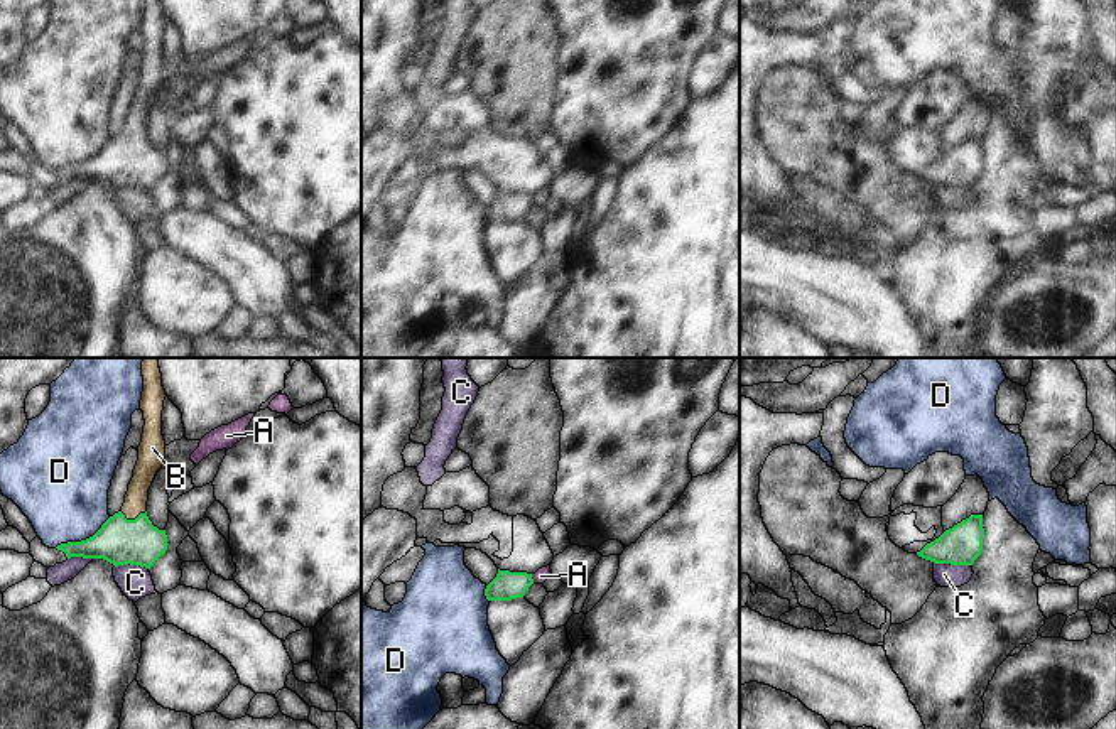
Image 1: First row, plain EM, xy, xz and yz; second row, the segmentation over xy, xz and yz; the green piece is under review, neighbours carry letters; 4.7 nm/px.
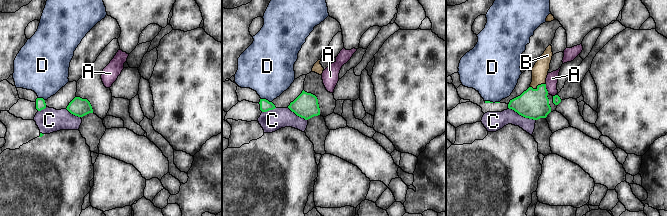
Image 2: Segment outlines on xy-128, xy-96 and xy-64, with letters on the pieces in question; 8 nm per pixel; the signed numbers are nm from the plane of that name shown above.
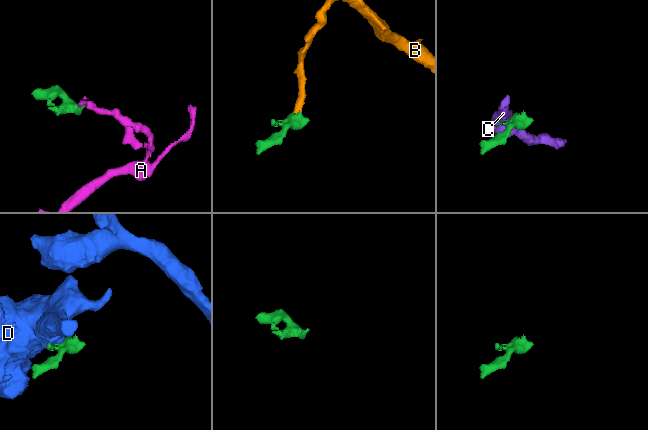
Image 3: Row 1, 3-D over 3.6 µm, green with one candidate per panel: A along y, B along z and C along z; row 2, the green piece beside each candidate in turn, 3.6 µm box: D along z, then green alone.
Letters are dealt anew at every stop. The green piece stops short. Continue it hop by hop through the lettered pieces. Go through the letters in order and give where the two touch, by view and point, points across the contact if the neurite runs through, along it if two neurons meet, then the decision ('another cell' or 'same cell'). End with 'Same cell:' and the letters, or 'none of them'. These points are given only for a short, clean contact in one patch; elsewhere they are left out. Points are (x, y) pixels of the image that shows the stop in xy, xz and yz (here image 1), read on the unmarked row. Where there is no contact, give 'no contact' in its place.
A: meets green in xz at (532, 201); border along xz (530, 196), (534, 205); another cell
B: meets green in xy at (132, 142); runs through xy (137, 164), (132, 159), (132, 142), (135, 122); same cell
C: meets green in yz at (953, 186); another cell
D: meets green in xy at (81, 162); border along xy (110, 139), (92, 157), (61, 164), (54, 169); another cell
Same cell: B

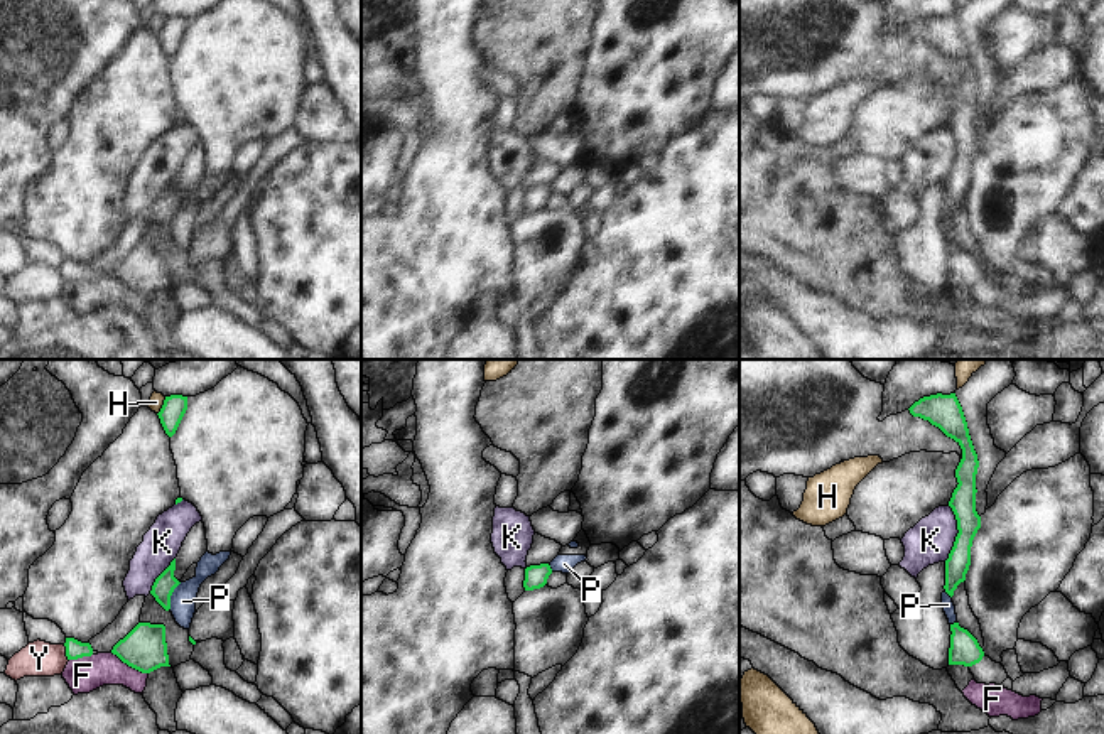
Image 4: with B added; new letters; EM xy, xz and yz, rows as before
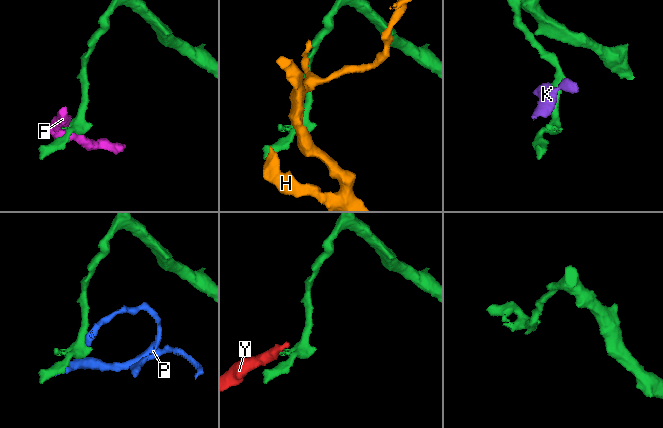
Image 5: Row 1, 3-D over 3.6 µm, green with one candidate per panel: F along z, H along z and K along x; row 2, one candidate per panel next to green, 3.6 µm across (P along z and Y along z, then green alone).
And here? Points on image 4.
F: meets green in xy at (130, 287); another cell
H: meets green in xy at (162, 27); border along xy (166, 19), (157, 36); another cell
K: meets green in yz at (957, 156); another cell
P: meets green in xy at (171, 216); border along xy (181, 205), (171, 218), (169, 230); another cell
Y: meets green in xy at (66, 275); border along xy (63, 267), (68, 282); another cell
Same cell: none of them

